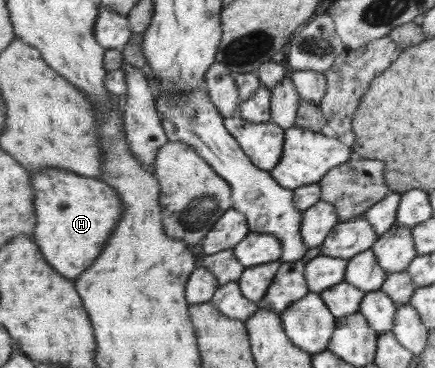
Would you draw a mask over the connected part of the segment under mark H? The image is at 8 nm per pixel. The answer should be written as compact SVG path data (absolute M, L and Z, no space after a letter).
M42 169L42 173L34 173L34 189L38 189L38 233L34 239L42 245L42 253L46 253L46 261L58 269L64 277L76 279L92 261L98 259L98 253L105 251L109 237L121 223L124 205L117 191L98 178L82 177L66 169Z

